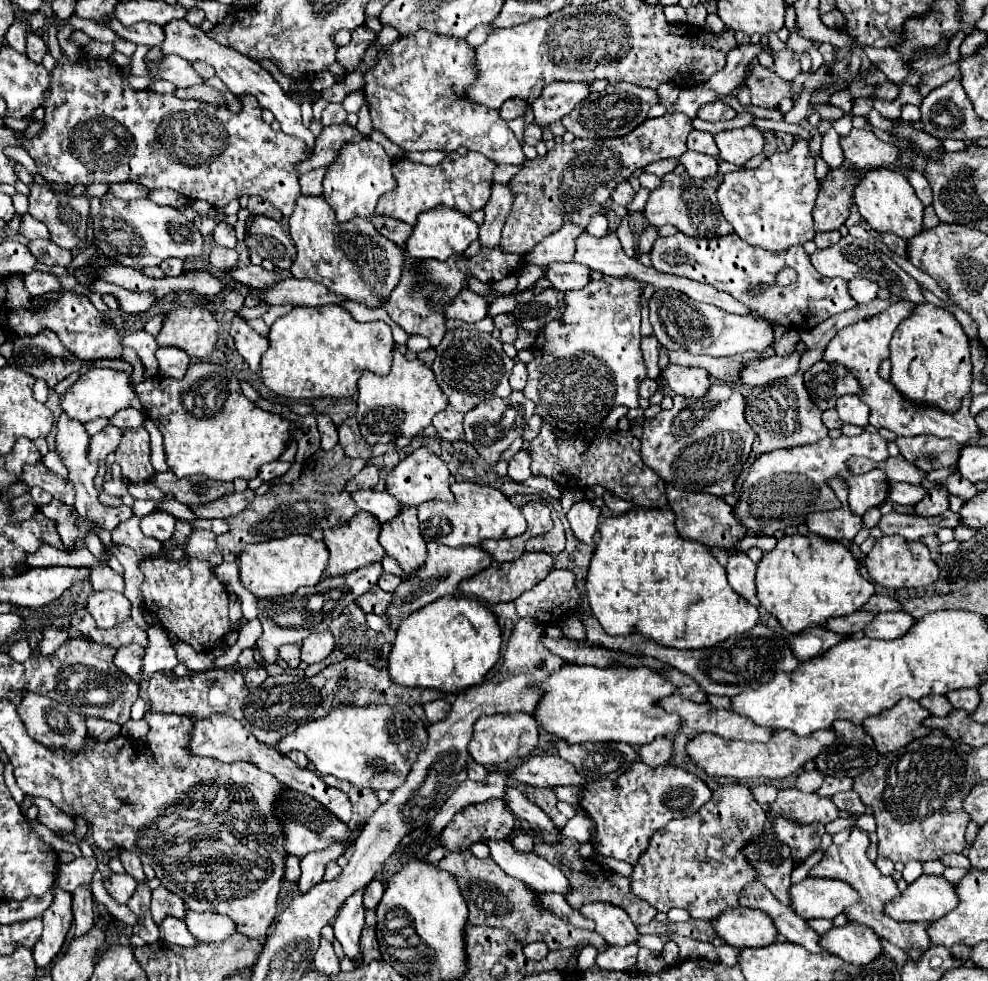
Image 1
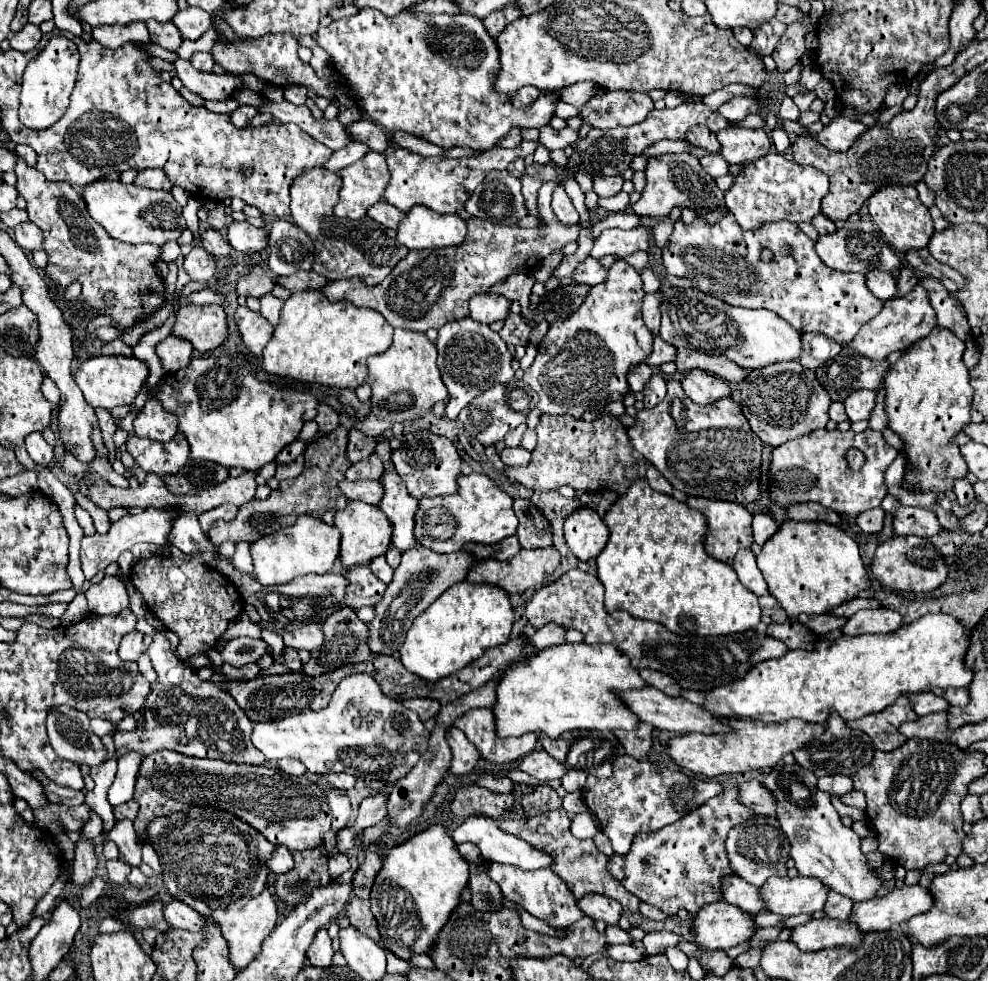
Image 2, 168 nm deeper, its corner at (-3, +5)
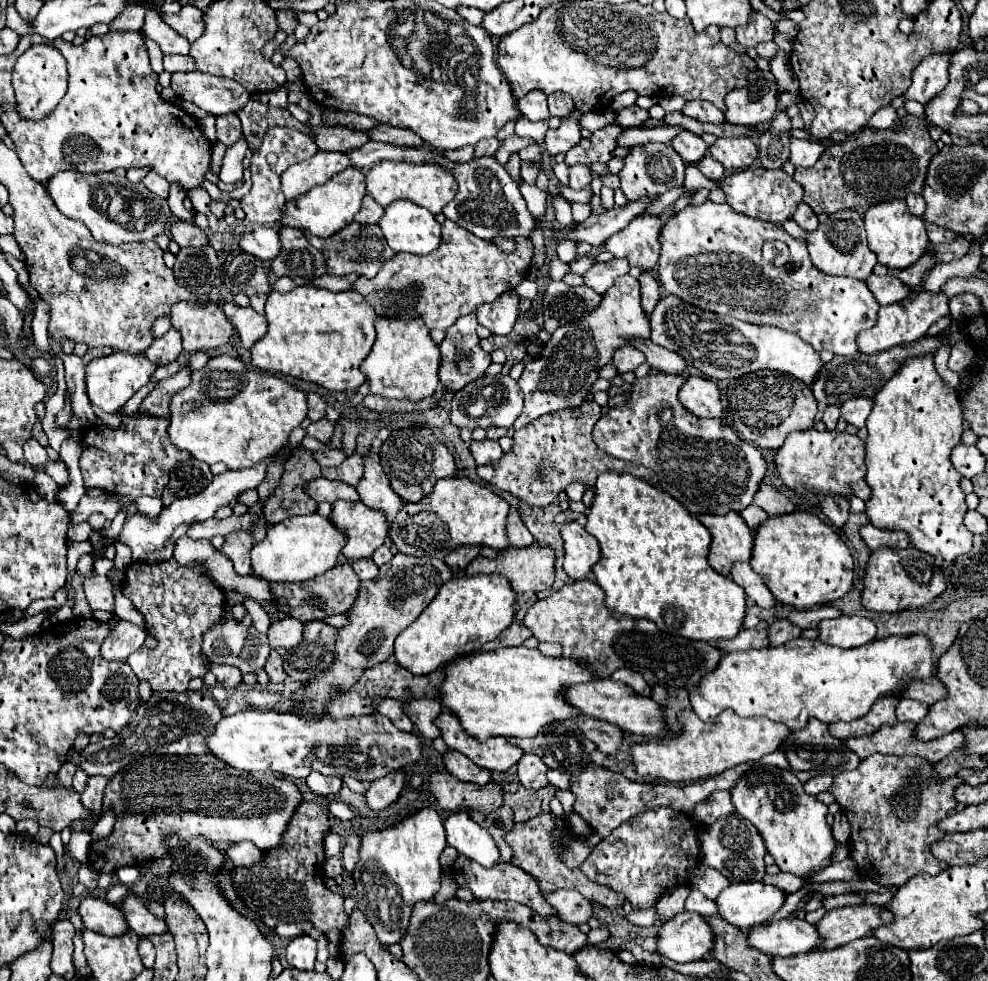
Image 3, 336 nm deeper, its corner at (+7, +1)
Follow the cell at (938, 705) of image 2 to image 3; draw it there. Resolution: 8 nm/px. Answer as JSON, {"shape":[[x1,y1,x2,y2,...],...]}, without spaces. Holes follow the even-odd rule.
{"shape":[[900,699,898,707,896,707,896,717,898,721,912,721,912,723,920,723,928,713,928,705,920,703,920,701,912,701,912,699]]}

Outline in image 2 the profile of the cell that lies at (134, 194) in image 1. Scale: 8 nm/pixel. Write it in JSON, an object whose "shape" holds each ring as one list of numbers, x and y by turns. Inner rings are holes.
{"shape":[[144,169,144,171,140,171,136,175,136,179,134,179,134,185,136,187,146,187,146,189,164,189,164,191,172,189,170,181,166,179,166,175,160,169]]}

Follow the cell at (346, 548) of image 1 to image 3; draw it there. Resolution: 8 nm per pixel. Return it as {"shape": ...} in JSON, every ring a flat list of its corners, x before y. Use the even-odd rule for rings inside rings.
{"shape":[[336,501,330,519,348,533,342,555,350,561,372,557,372,553,386,543,390,527,384,513,366,507,362,501]]}

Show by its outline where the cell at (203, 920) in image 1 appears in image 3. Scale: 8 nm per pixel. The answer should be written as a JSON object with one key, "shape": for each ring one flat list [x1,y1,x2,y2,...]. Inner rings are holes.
{"shape":[[130,895,124,899,124,903,118,907,128,923,130,929,134,929,134,933,138,933,140,937,148,937,148,935,154,935,154,933,166,933,166,921,164,919,158,919,154,917,144,901,136,895]]}

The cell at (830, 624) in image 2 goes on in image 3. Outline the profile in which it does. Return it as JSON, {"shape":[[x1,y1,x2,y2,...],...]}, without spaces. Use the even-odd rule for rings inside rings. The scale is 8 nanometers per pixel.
{"shape":[[778,619,772,621,768,625,768,639,770,639,770,647,778,647,784,645,796,637,800,637,800,629,796,625,792,625,788,619]]}

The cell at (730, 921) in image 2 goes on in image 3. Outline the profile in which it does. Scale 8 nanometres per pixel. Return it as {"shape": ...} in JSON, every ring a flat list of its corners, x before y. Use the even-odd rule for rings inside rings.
{"shape":[[678,913,658,929,658,955,676,963,702,959,712,949,714,933,700,913]]}

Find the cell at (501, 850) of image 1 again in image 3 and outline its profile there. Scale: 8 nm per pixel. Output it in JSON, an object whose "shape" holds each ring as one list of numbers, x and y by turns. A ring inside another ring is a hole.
{"shape":[[466,811,448,815,444,827,448,845,454,847,460,855,470,857,484,867,492,867,500,861,500,853,494,839,476,821,472,821]]}

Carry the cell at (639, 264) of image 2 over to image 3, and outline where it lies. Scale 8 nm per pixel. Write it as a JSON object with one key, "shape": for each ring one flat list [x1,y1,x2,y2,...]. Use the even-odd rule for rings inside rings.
{"shape":[[612,259,608,263,596,263,584,275,584,279,586,279,588,287,592,287,594,291,604,295,604,291,608,291,608,287,612,287,614,279,620,277,620,275,626,275,628,269,630,269,628,259]]}

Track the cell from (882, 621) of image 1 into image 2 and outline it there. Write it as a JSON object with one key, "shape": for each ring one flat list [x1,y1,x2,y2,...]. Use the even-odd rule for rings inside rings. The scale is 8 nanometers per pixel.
{"shape":[[888,607,880,609,862,609,852,615,842,627,846,635,862,635,862,633,894,633,902,627,902,615,898,611,890,611]]}

